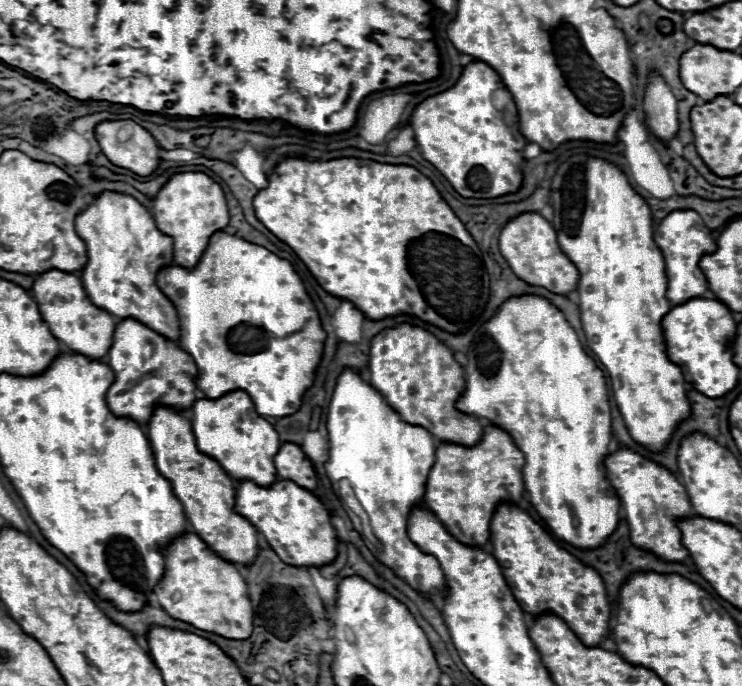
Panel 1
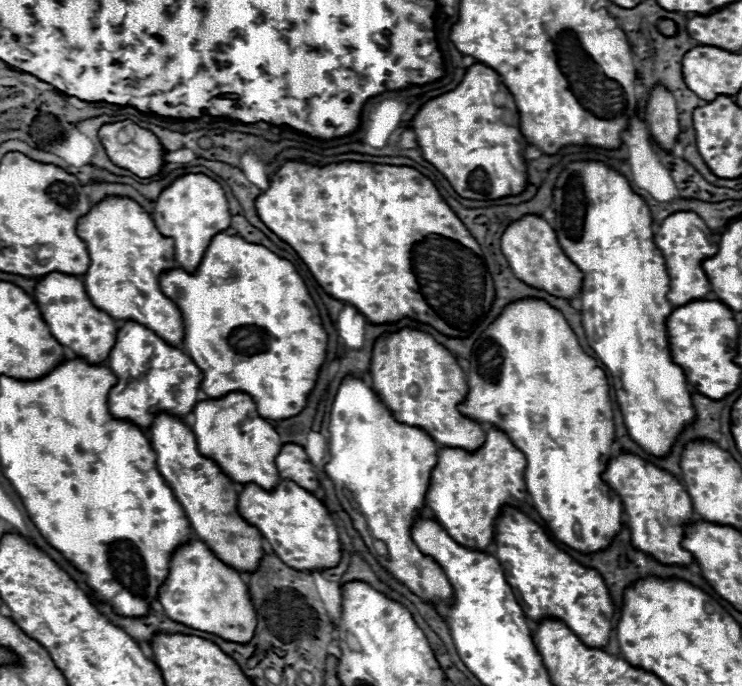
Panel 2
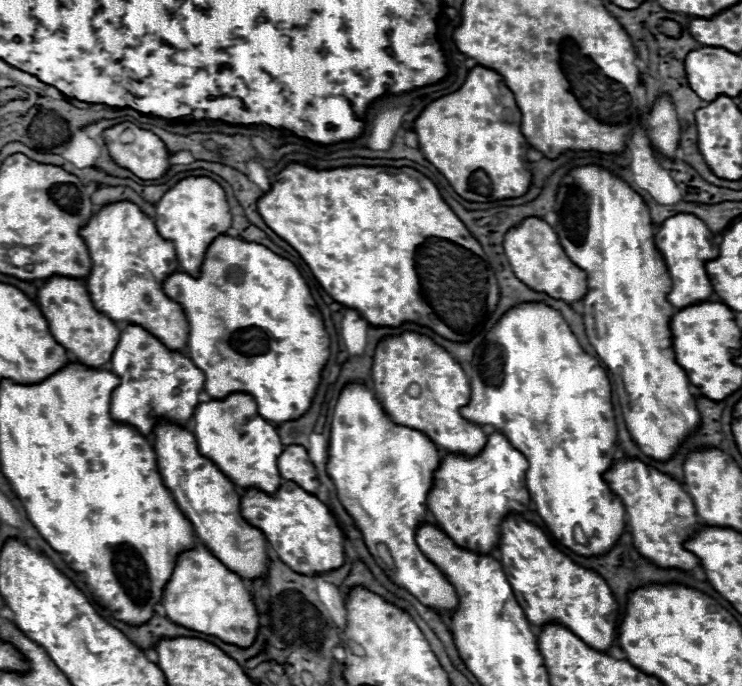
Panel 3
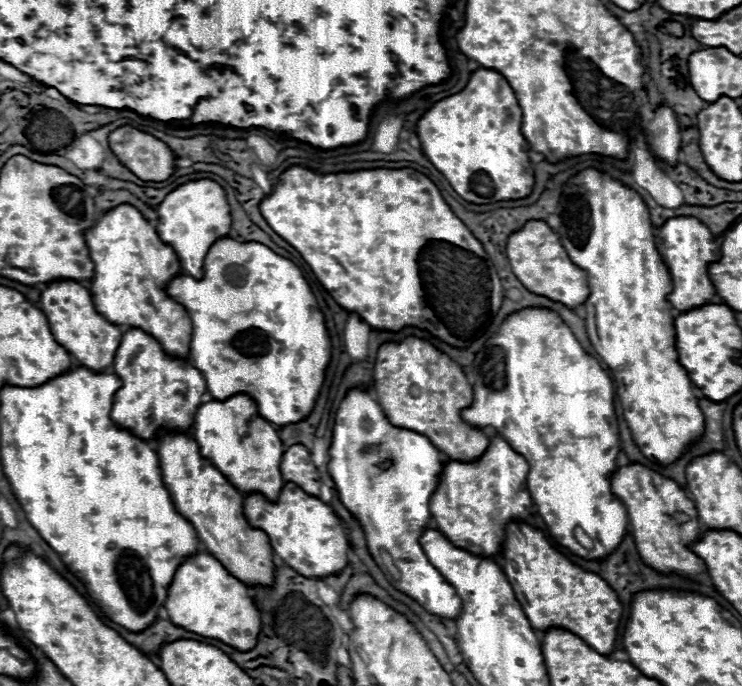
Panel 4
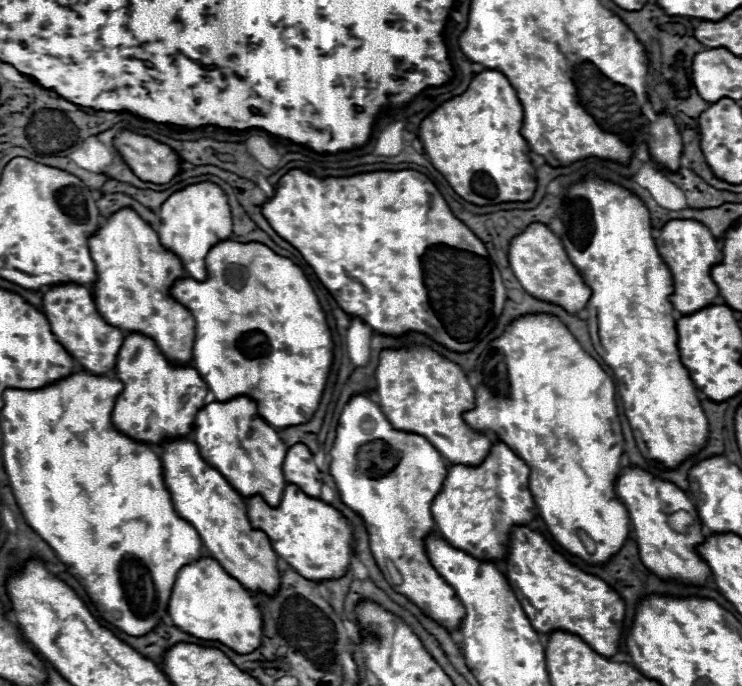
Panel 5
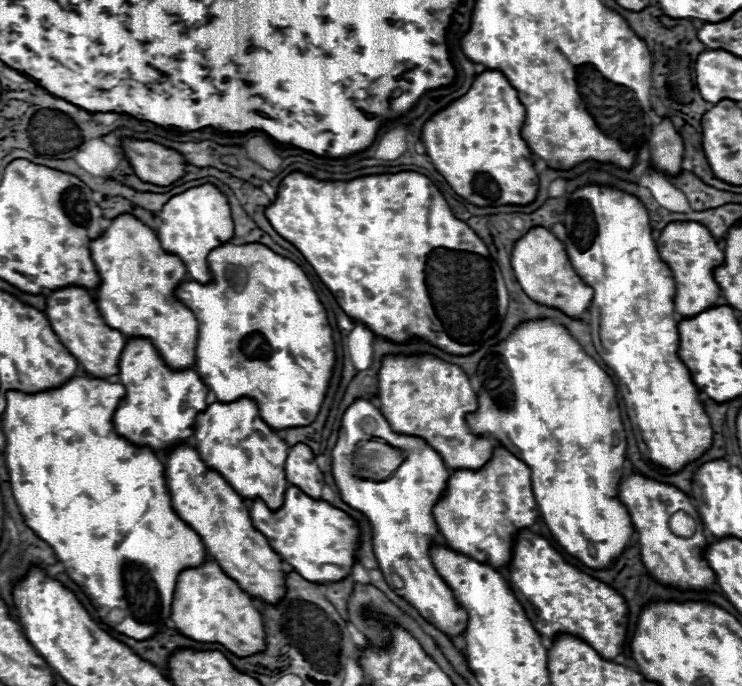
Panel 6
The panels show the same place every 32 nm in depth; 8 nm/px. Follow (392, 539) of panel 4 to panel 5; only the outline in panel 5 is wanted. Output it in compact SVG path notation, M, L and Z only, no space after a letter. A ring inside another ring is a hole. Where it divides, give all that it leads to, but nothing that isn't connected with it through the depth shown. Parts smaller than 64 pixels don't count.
M352 396L352 400L344 406L330 456L330 474L340 492L340 498L366 522L370 534L370 550L387 582L393 586L402 582L400 586L394 586L396 592L404 594L422 610L424 616L432 618L442 628L458 630L464 620L464 606L458 598L454 598L454 590L432 566L424 542L430 532L436 532L430 506L448 474L446 460L424 436L394 430L382 410L366 396ZM378 440L390 448L400 458L400 462L388 476L370 478L366 474L368 462L358 458L358 448L364 442Z

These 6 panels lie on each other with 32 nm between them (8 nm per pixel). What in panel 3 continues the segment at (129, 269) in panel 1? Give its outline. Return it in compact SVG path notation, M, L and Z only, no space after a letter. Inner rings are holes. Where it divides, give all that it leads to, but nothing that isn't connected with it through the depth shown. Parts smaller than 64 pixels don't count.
M116 202L106 208L102 208L88 226L80 230L80 236L84 238L90 258L92 258L92 272L86 278L86 288L90 292L90 298L98 312L106 314L112 322L124 322L124 324L138 324L150 334L154 334L168 350L186 354L188 344L188 318L184 316L184 310L180 304L170 300L164 290L162 282L172 272L180 270L180 264L176 260L176 252L172 242L162 240L154 222L132 202Z

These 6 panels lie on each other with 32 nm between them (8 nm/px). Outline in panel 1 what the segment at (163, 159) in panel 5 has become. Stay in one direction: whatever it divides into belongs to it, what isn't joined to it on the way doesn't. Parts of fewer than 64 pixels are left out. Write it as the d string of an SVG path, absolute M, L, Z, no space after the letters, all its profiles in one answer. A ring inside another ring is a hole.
M132 120L98 124L96 140L112 164L128 168L138 176L150 176L160 164L160 146L154 136Z

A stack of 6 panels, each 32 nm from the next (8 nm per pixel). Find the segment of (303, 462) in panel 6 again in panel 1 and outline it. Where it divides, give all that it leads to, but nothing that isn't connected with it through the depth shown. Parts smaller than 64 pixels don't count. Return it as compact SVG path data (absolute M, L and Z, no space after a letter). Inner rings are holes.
M290 442L282 444L278 454L274 456L274 466L276 466L278 478L282 480L292 480L310 492L318 486L314 466L298 444L290 444Z

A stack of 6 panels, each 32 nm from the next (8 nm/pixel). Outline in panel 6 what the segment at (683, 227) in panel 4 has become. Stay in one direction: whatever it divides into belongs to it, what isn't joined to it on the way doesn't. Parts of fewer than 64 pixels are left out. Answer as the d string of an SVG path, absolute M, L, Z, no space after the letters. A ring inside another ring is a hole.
M670 222L656 240L660 258L670 266L676 282L676 312L684 318L692 318L708 308L716 306L716 300L722 296L720 286L714 280L714 270L724 266L724 252L718 248L716 238L710 230L698 222Z

